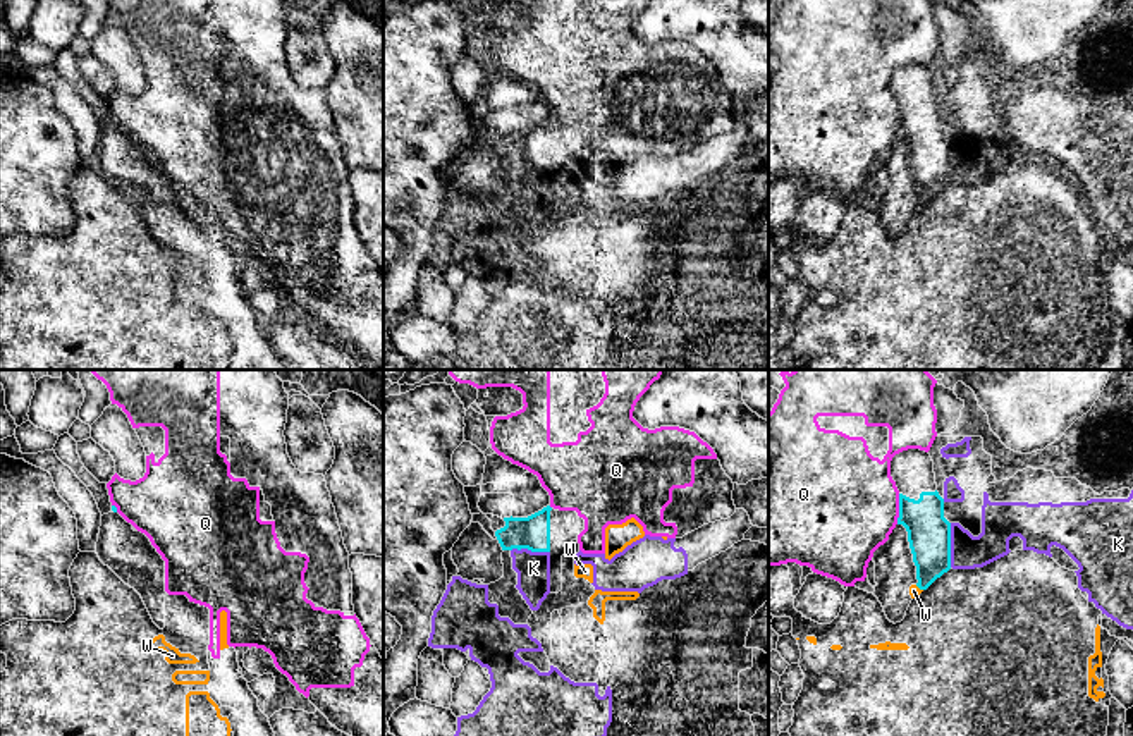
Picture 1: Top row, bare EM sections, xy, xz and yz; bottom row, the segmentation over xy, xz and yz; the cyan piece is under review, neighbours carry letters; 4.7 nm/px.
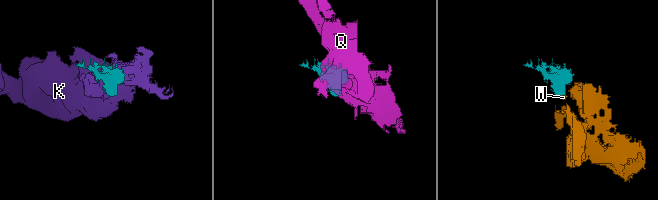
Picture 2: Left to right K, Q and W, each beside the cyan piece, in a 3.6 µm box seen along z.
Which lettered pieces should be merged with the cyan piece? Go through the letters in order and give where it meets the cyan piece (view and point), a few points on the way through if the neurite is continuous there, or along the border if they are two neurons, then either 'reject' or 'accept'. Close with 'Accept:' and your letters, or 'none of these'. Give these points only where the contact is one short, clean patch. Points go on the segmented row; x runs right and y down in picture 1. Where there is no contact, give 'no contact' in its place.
K: meets cyan in yz at (949, 545); border along yz (949, 523), (951, 566); reject
Q: meets cyan in yz at (900, 509); accept
W: meets cyan in yz at (918, 587); reject
Accept: Q

